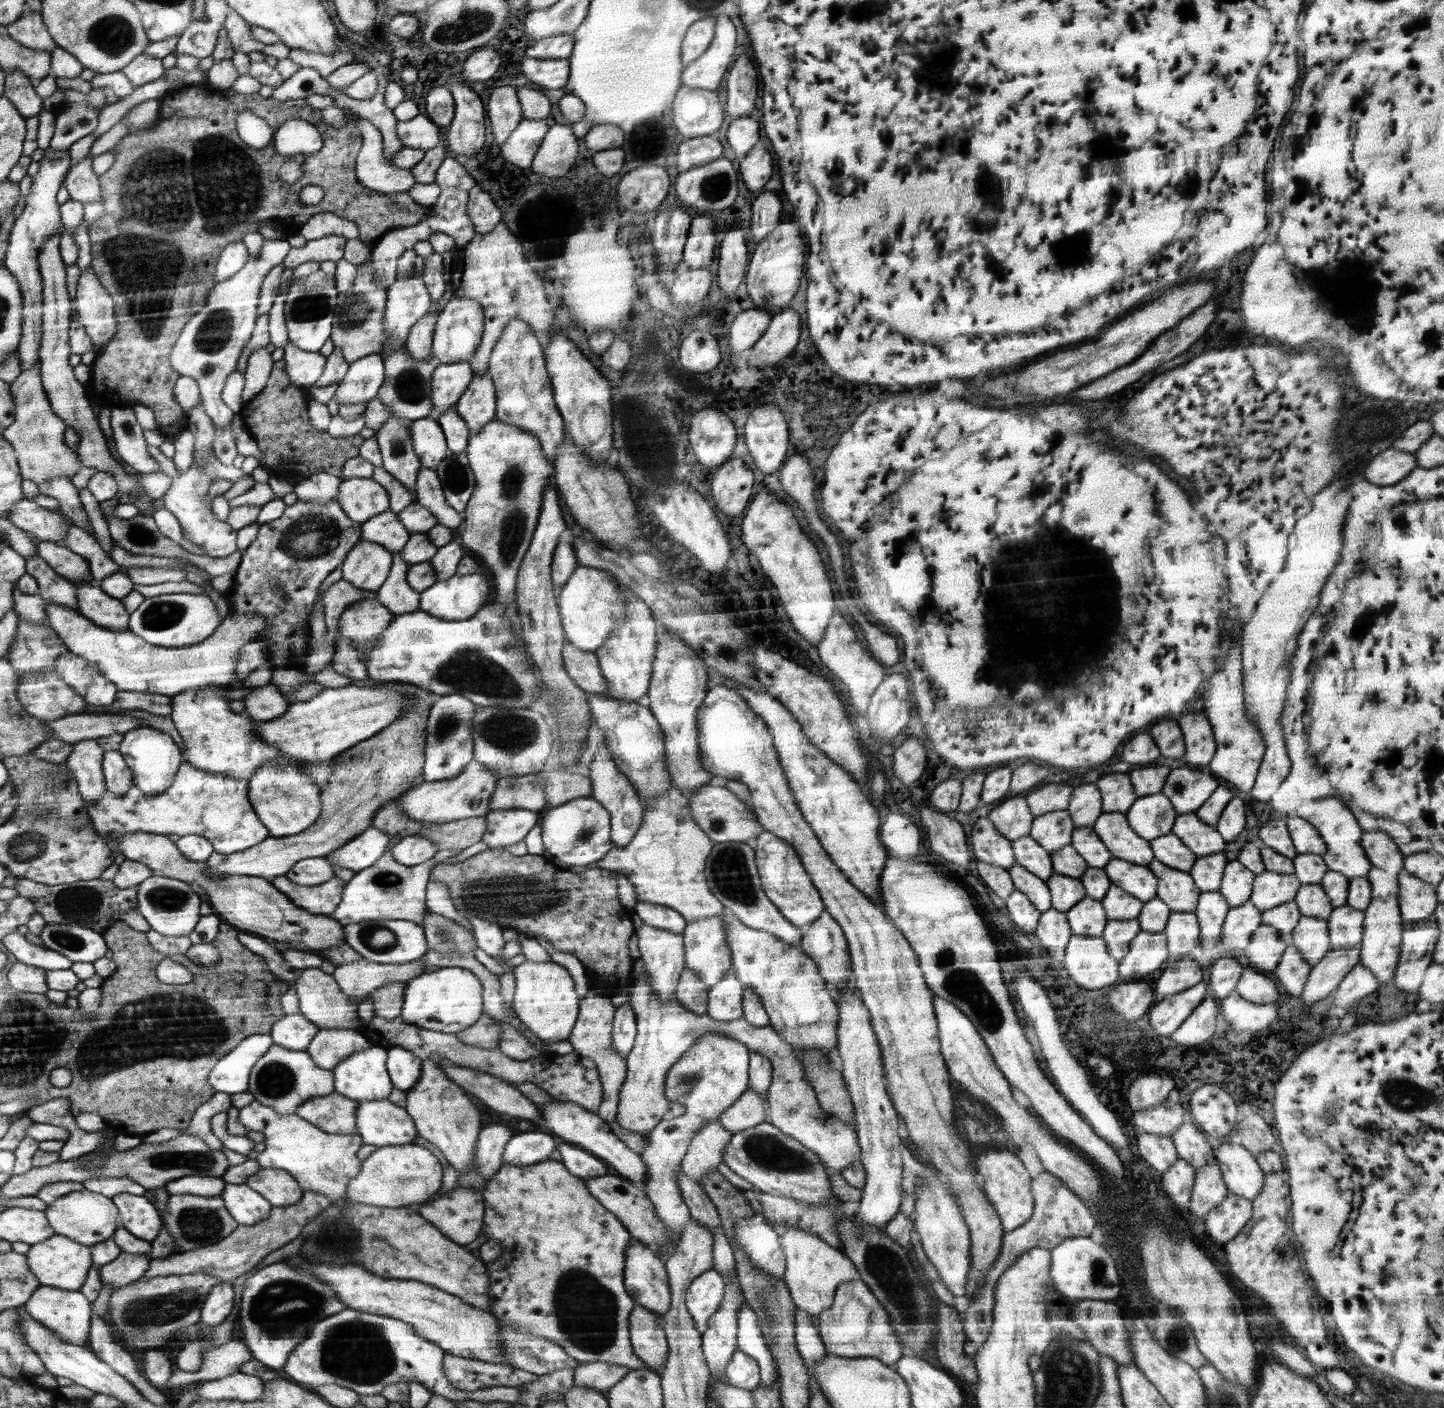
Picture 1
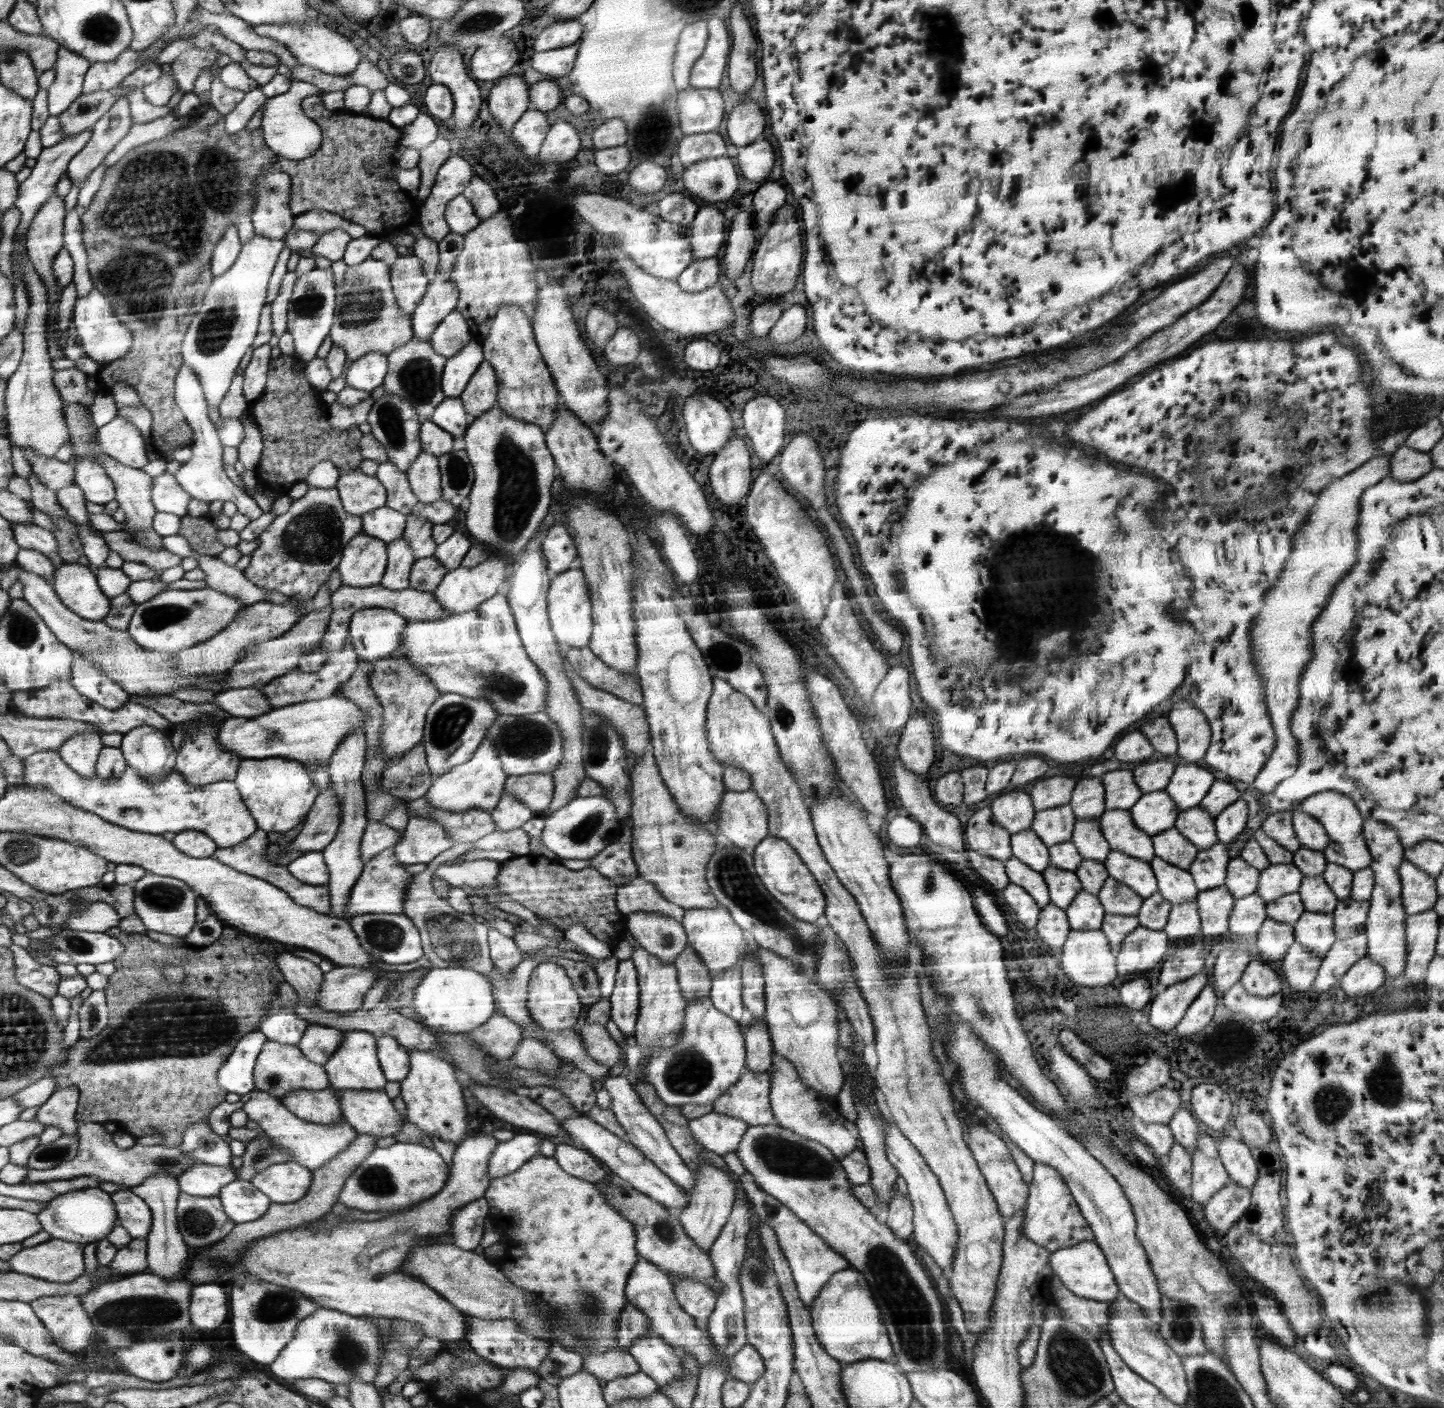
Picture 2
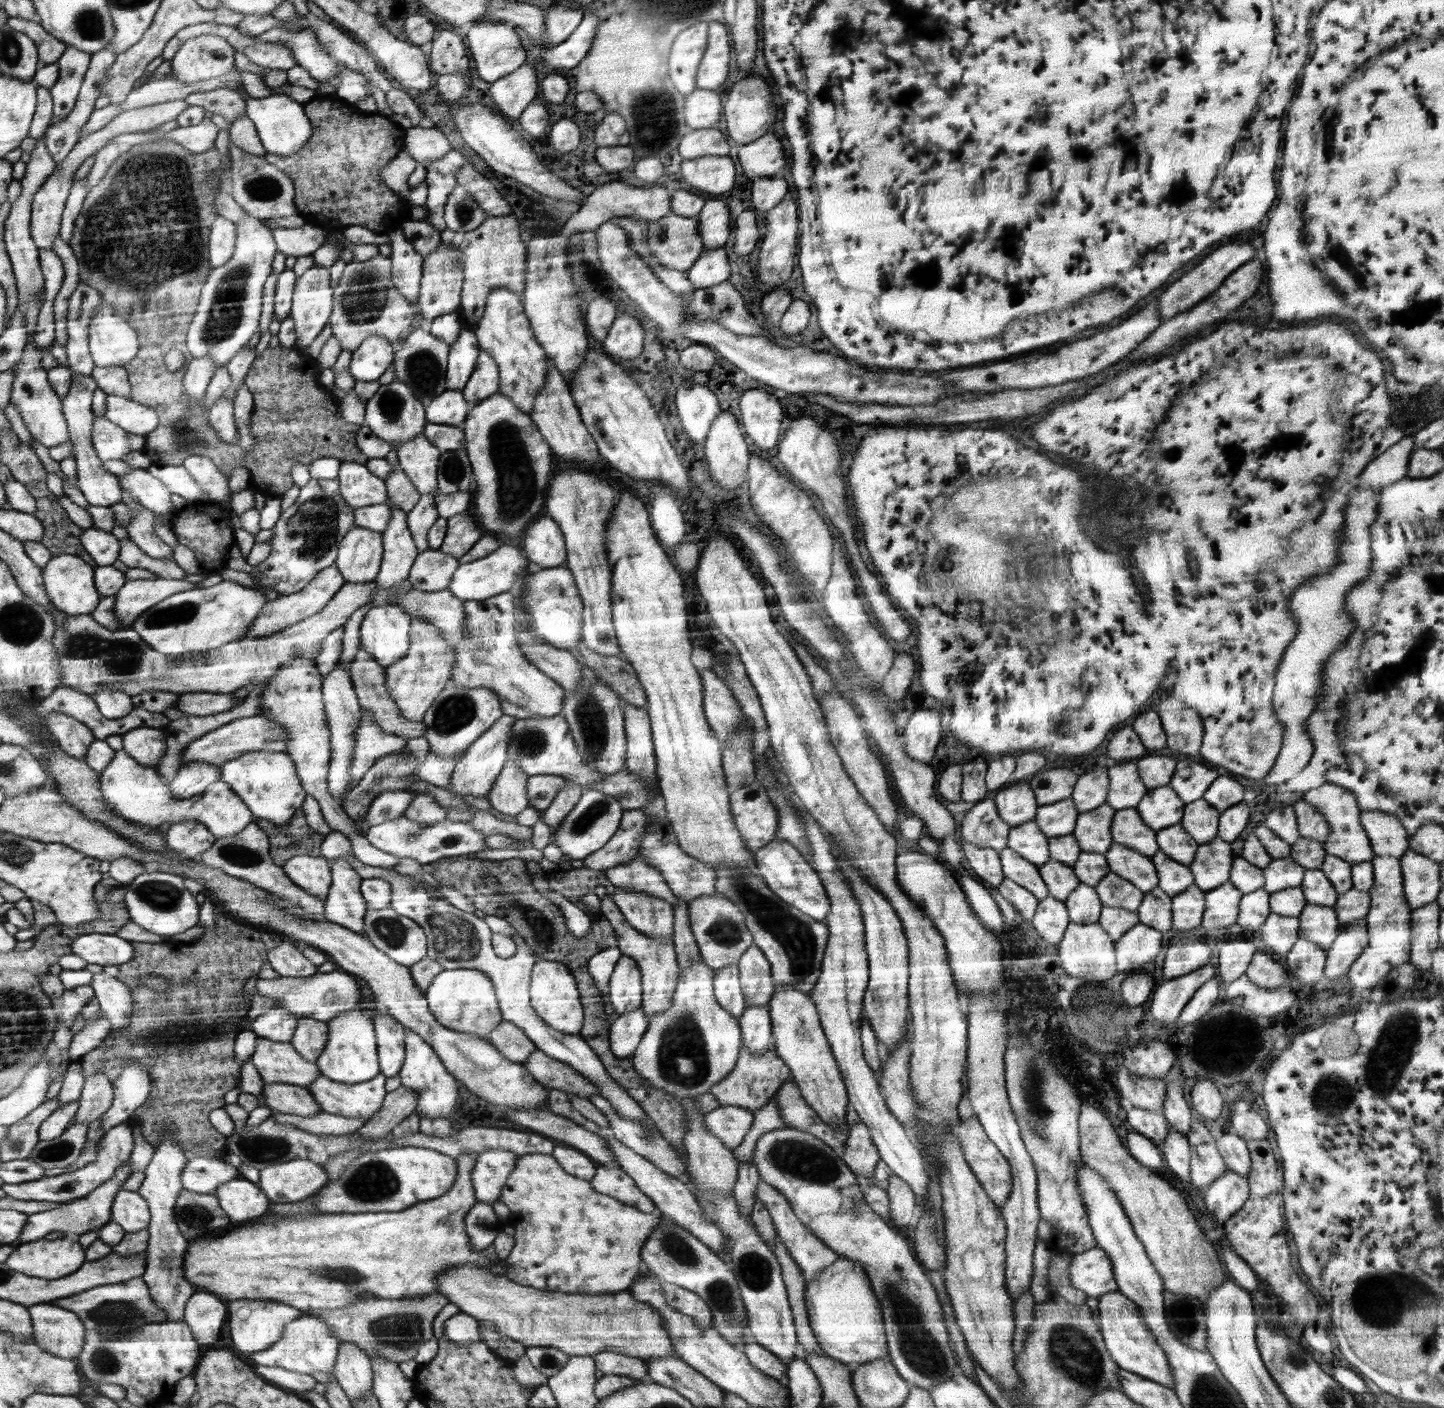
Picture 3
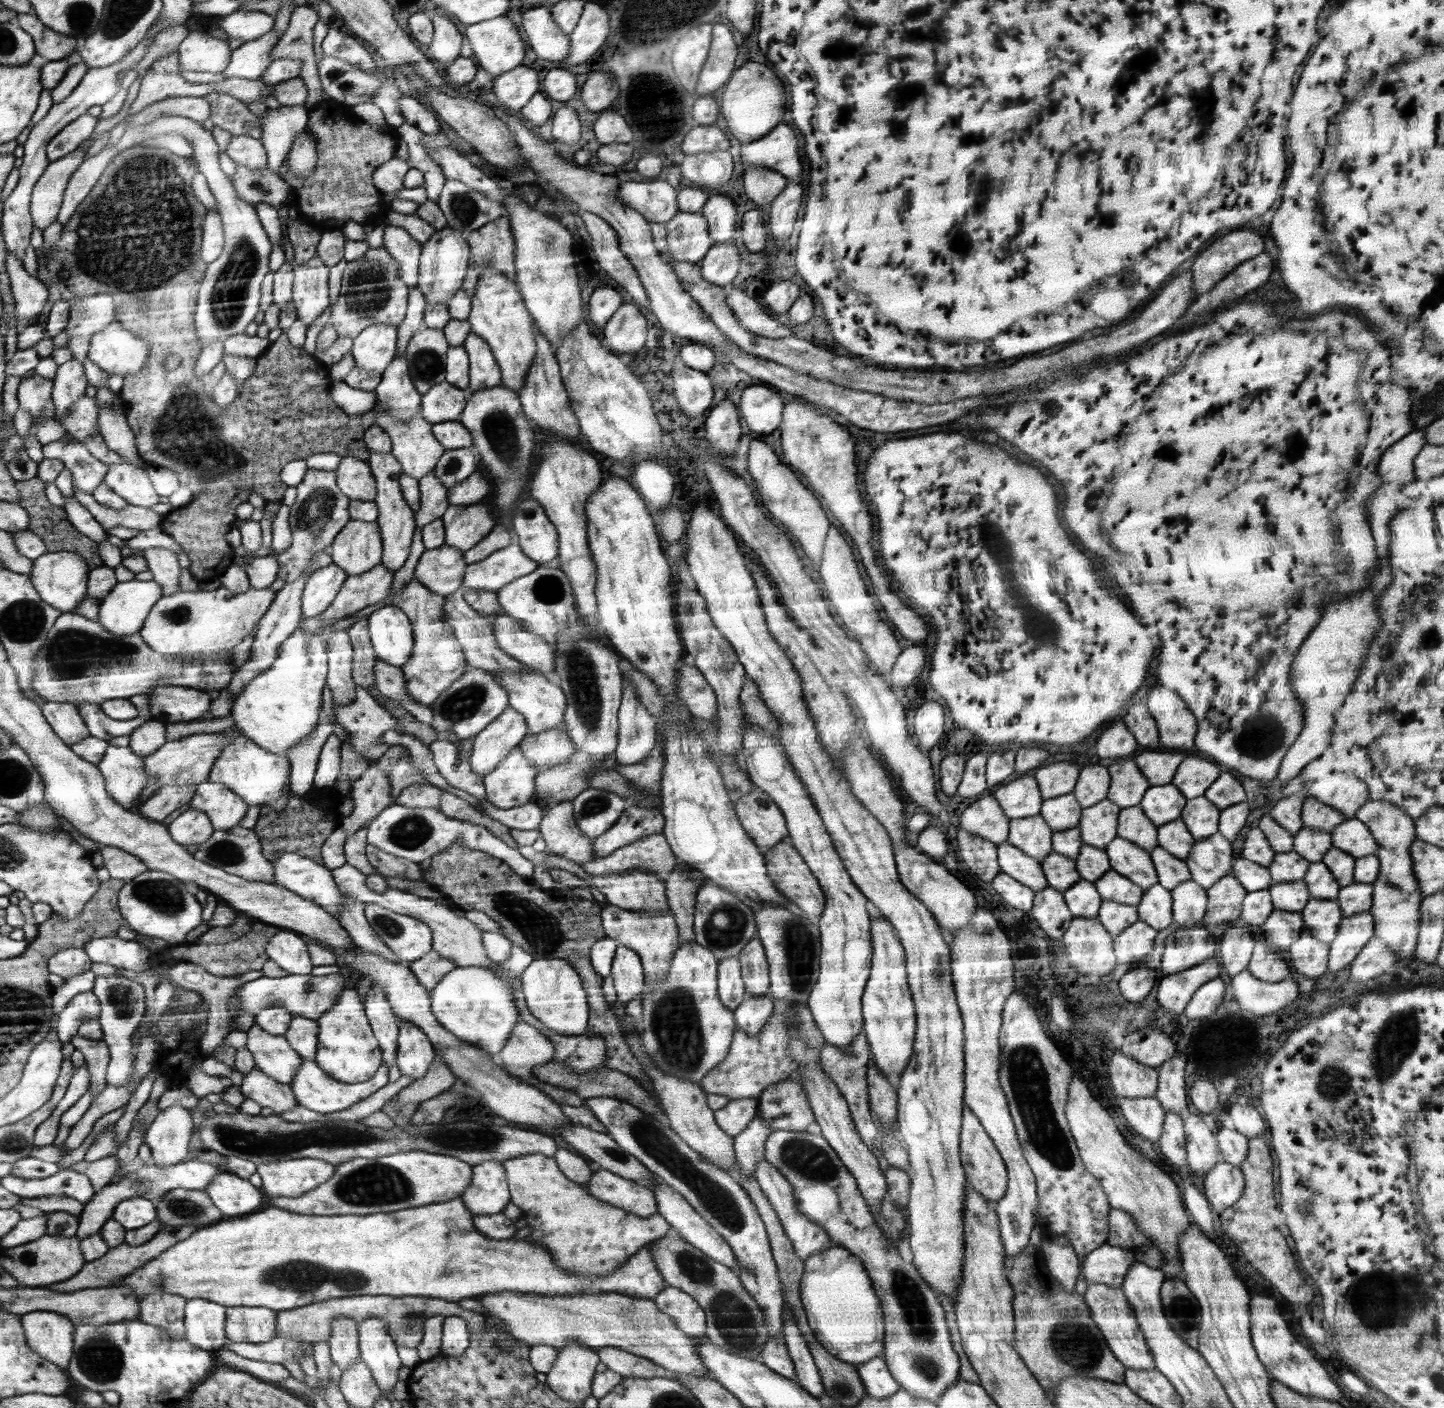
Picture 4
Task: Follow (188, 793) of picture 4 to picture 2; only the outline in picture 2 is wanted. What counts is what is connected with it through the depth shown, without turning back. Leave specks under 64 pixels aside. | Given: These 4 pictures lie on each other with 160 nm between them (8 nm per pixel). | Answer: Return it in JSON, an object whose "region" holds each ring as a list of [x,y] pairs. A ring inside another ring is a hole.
{"region":[[[202,715],[194,721],[182,723],[182,726],[188,728],[188,733],[186,733],[186,739],[180,747],[175,771],[184,778],[184,781],[194,787],[206,786],[222,780],[235,781],[236,776],[239,774],[239,766],[244,759],[238,757],[236,753],[226,751],[220,745],[220,728],[223,727],[222,718]]]}

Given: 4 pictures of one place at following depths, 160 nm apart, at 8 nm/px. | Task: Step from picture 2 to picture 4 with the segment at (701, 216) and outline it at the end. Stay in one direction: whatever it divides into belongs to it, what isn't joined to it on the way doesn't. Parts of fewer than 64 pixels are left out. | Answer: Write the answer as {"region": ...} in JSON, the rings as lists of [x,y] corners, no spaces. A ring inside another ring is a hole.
{"region":[[[712,196],[701,208],[713,244],[733,242],[736,233],[736,205],[726,196]]]}

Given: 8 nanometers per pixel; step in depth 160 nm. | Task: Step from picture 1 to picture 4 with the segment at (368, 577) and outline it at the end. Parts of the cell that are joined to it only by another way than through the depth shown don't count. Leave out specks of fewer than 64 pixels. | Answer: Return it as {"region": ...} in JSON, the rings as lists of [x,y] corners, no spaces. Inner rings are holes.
{"region":[[[350,520],[328,548],[328,553],[333,563],[349,575],[371,571],[382,564],[382,529],[376,521]]]}

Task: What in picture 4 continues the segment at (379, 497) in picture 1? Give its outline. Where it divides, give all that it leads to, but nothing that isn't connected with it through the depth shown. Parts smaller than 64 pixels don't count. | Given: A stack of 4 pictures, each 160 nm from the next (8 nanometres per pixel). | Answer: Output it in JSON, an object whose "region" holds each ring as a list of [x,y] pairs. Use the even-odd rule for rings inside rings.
{"region":[[[356,457],[341,458],[335,475],[339,487],[351,500],[373,501],[378,495],[378,482],[365,460]]]}

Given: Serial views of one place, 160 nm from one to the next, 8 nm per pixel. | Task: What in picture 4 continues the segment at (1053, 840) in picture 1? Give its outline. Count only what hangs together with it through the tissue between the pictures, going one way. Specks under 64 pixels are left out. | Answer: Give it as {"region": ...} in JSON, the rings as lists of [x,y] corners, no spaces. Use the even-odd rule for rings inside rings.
{"region":[[[1073,793],[1043,800],[1039,815],[1053,832],[1078,826],[1082,816],[1082,807]]]}

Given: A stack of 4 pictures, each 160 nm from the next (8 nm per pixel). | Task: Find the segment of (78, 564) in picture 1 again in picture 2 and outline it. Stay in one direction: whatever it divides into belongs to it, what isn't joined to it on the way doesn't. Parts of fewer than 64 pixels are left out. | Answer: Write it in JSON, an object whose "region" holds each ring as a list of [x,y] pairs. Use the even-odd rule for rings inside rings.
{"region":[[[14,523],[16,540],[22,548],[44,551],[50,558],[57,555],[59,540],[54,531],[36,523]]]}

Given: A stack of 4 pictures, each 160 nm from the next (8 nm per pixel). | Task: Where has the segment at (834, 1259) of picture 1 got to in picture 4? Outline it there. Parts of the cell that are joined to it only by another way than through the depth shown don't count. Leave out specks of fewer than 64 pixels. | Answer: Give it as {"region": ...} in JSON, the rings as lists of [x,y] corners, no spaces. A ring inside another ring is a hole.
{"region":[[[765,1158],[760,1160],[755,1168],[755,1180],[758,1186],[780,1220],[781,1226],[786,1236],[791,1240],[792,1247],[796,1255],[804,1262],[809,1255],[820,1254],[832,1248],[832,1242],[827,1232],[824,1232],[822,1226],[815,1224],[803,1213],[796,1208],[794,1189],[788,1184],[786,1177],[776,1168],[773,1167]]]}

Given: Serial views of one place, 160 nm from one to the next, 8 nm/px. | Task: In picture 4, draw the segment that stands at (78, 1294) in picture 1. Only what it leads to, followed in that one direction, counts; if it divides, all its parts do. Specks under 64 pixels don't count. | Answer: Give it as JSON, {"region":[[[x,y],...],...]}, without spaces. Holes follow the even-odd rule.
{"region":[[[47,1310],[22,1316],[29,1345],[34,1352],[69,1370],[75,1355],[78,1326],[70,1317]]]}

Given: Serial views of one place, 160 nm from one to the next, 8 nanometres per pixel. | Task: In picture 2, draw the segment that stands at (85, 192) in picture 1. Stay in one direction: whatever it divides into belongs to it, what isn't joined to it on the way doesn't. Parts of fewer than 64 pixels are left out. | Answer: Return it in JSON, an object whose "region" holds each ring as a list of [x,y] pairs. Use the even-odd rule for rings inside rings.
{"region":[[[120,96],[91,128],[87,148],[70,163],[68,176],[72,182],[84,186],[90,172],[103,163],[106,155],[128,134],[133,123],[129,102]]]}

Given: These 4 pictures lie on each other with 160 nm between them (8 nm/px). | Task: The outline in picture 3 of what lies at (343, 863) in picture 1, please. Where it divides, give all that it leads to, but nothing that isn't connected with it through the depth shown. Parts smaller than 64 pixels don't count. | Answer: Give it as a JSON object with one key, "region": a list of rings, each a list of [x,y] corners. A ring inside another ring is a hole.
{"region":[[[402,815],[371,826],[364,836],[376,849],[387,851],[400,859],[410,857],[417,860],[423,868],[435,860],[470,855],[486,849],[483,843],[486,836],[482,836],[480,831],[474,830],[468,823],[448,819],[424,826]]]}

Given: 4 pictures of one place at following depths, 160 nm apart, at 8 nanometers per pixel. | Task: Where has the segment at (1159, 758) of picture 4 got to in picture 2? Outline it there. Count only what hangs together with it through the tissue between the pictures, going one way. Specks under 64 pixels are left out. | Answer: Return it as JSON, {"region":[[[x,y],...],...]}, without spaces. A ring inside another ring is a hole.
{"region":[[[1168,760],[1148,761],[1132,771],[1134,782],[1142,794],[1164,791],[1174,775],[1175,765]]]}

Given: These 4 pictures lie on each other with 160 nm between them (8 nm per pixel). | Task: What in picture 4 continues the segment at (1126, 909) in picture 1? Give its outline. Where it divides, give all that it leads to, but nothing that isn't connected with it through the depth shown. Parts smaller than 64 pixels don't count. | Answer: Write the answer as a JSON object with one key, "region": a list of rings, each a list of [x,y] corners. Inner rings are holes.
{"region":[[[1114,870],[1105,872],[1098,880],[1095,880],[1094,885],[1104,901],[1120,904],[1137,905],[1145,891],[1128,877]]]}

